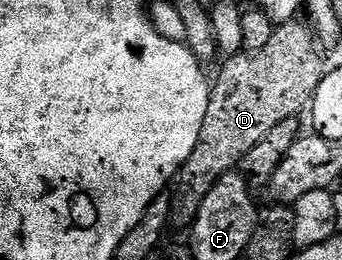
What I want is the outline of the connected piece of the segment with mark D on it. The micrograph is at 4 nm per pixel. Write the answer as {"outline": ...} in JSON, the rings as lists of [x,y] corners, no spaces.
{"outline":[[[298,22],[277,24],[264,49],[231,55],[223,62],[226,64],[219,69],[218,80],[213,80],[210,89],[208,113],[204,113],[204,125],[200,125],[200,141],[196,141],[192,157],[188,157],[186,164],[178,170],[178,174],[172,180],[170,223],[173,226],[189,228],[204,197],[212,189],[212,185],[216,185],[218,178],[233,172],[241,164],[248,149],[258,145],[268,135],[269,130],[275,125],[280,125],[280,121],[295,118],[299,114],[297,111],[302,106],[303,110],[313,100],[324,74],[322,55],[318,52],[319,44],[312,38],[307,24]]]}

